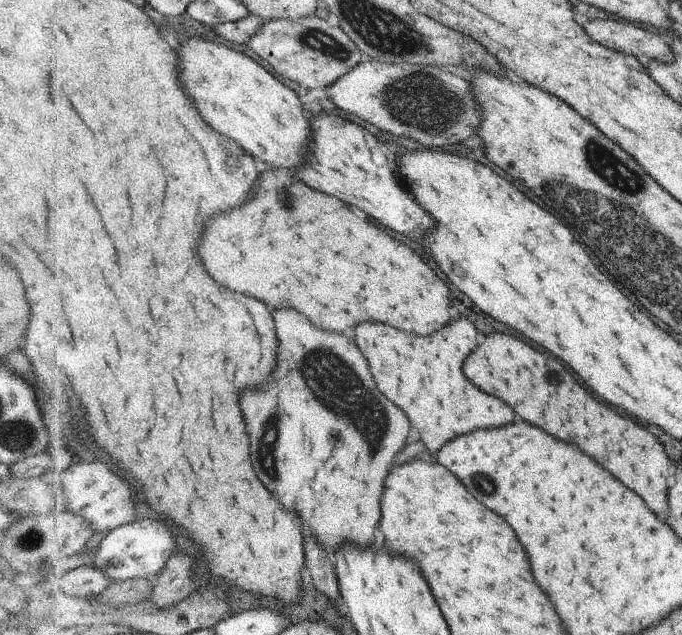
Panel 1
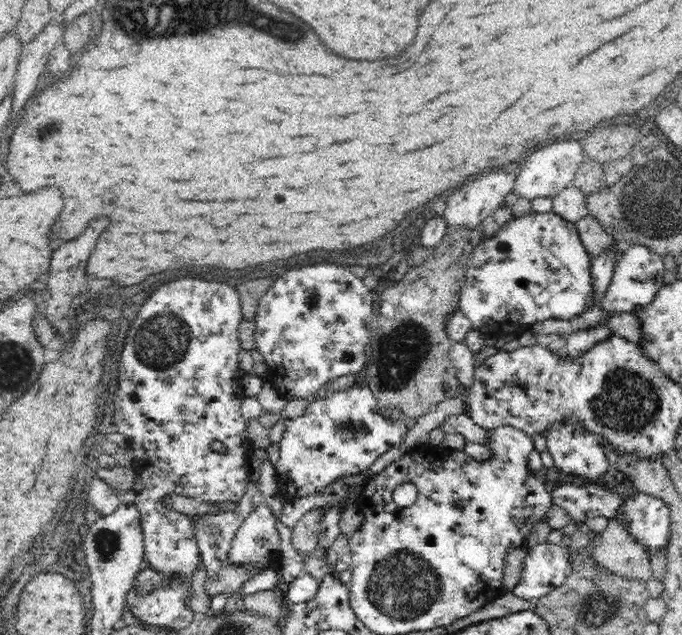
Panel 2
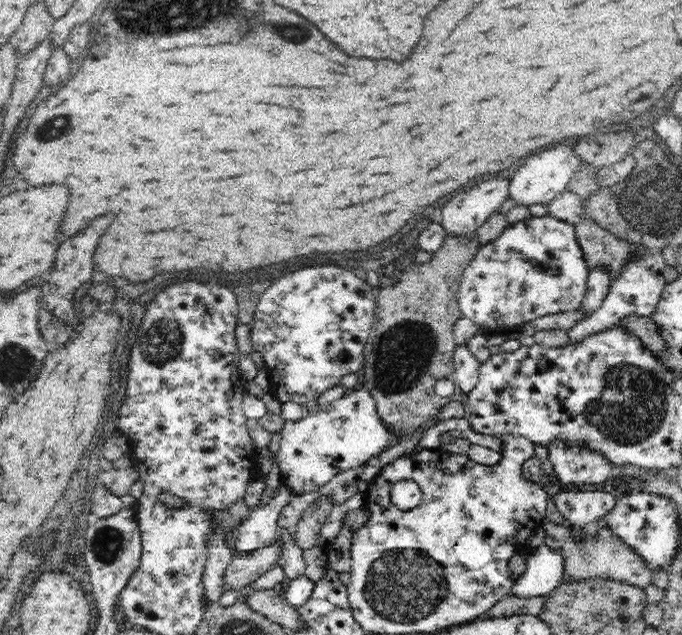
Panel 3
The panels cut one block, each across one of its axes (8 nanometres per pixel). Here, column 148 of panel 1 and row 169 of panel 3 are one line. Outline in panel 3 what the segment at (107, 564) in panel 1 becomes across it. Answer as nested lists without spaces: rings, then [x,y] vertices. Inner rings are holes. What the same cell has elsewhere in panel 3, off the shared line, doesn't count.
[[[558,144],[548,150],[542,150],[530,158],[524,160],[524,164],[518,168],[518,172],[511,178],[509,194],[515,203],[521,202],[528,206],[536,202],[550,202],[558,194],[568,189],[572,177],[583,164],[580,155],[575,151],[575,146]]]

